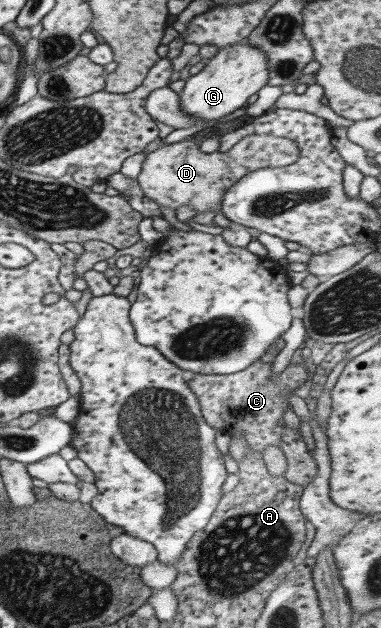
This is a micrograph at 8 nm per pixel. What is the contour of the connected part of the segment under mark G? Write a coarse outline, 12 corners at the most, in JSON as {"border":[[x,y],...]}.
{"border":[[222,48],[178,93],[194,118],[240,113],[268,80],[264,51]]}

